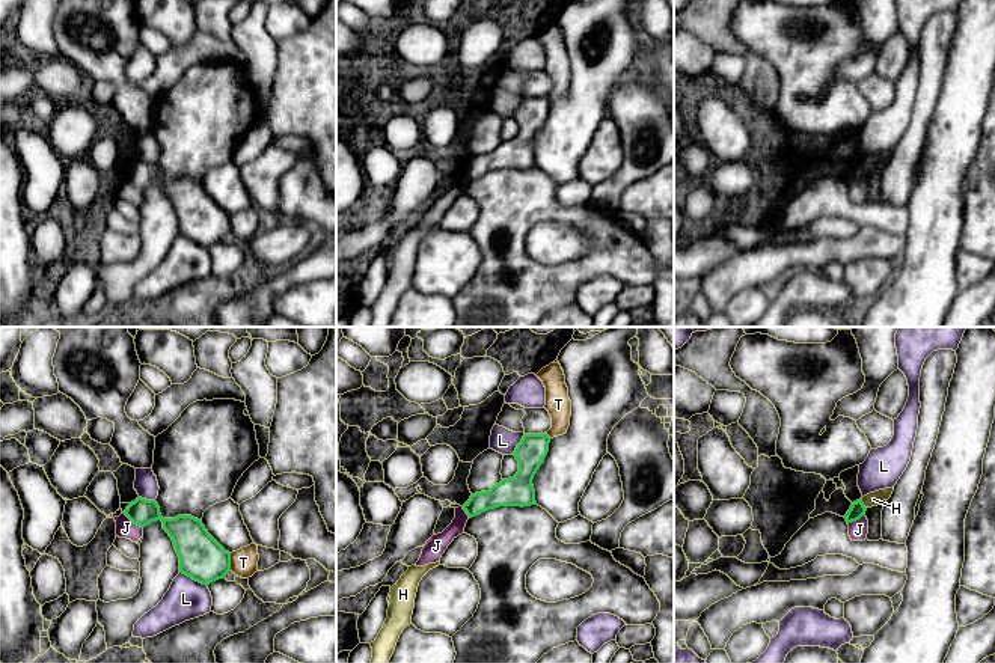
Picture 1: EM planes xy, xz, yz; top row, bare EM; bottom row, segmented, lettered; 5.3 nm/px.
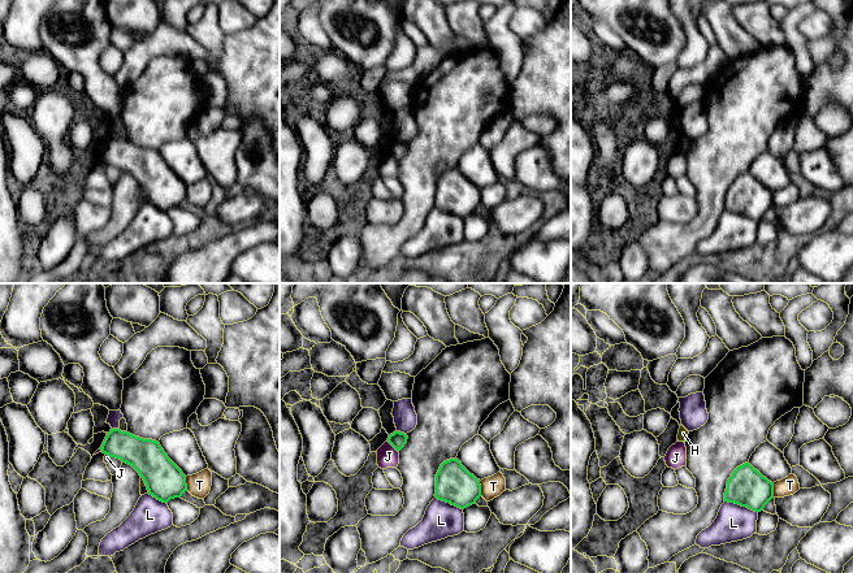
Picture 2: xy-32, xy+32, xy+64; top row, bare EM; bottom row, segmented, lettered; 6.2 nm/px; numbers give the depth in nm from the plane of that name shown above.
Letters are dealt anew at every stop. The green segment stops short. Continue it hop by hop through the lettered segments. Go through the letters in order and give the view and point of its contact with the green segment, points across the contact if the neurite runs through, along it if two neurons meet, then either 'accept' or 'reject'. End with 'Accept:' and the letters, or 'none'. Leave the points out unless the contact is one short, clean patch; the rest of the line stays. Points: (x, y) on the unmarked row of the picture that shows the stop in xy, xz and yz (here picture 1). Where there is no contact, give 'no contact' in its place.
H: meets green in yz at (863, 166); border along yz (861, 161), (866, 171); reject
J: meets green in xy at (133, 184); border along xy (124, 175), (142, 190); reject
L: meets green in xy at (193, 241); reject
T: meets green in xy at (229, 225); reject
Accept: none

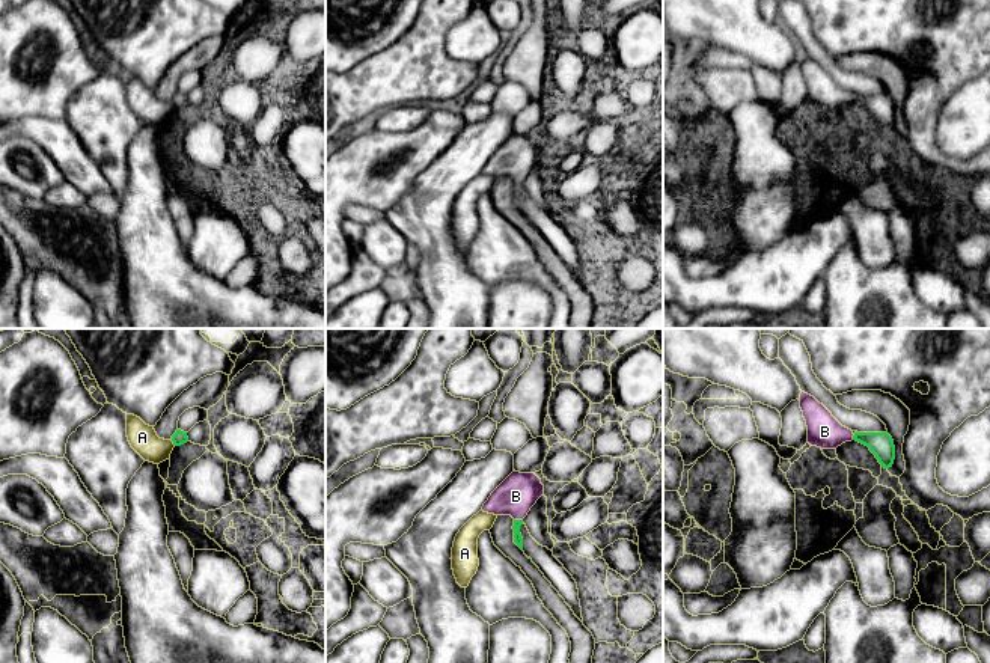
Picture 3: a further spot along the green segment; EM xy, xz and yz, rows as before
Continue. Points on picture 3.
A: meets green in xy at (174, 106); border along xy (171, 103), (175, 107); reject
B: meets green in xz at (519, 183); runs through xz (517, 199), (519, 183), (516, 158); accept
Accept: B

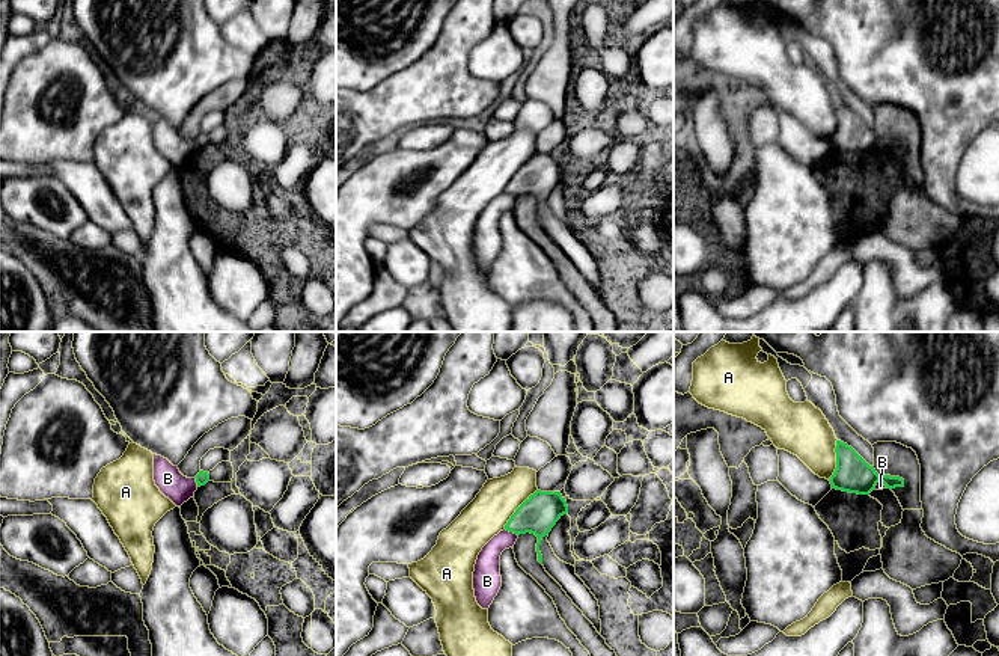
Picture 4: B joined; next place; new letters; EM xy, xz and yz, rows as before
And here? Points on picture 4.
A: meets green in xz at (517, 171); reject
B: meets green in xz at (511, 193); reject
Accept: none

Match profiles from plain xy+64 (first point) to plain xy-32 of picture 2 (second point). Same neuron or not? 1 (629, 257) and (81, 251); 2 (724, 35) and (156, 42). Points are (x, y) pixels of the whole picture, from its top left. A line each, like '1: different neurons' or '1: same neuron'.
1: different neurons
2: different neurons

